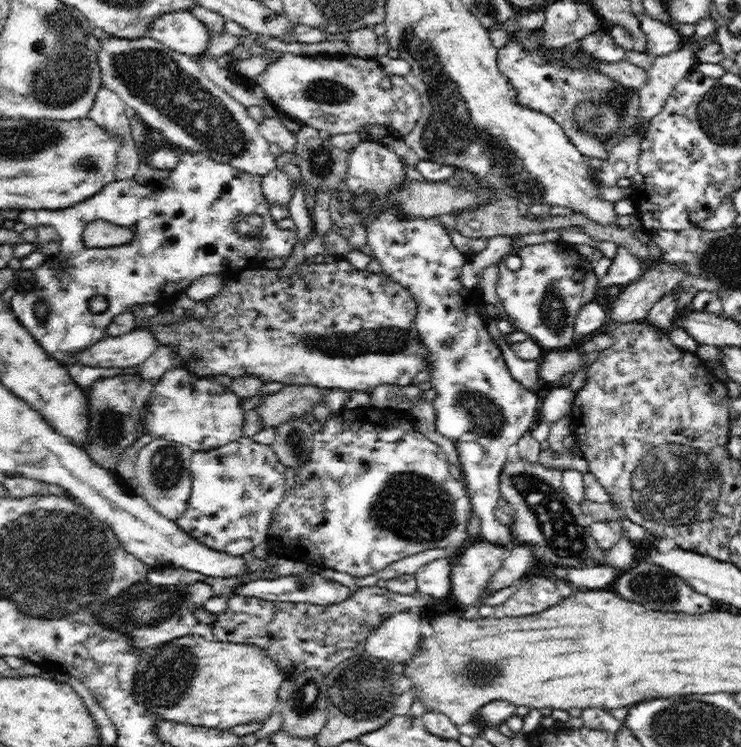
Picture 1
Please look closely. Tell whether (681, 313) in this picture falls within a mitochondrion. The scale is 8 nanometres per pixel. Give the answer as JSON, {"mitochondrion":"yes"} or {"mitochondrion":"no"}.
{"mitochondrion":"no"}

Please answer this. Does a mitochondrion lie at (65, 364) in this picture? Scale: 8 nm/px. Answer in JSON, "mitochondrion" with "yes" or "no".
{"mitochondrion":"no"}

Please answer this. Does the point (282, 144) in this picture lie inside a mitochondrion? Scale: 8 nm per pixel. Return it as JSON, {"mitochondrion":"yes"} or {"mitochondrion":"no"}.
{"mitochondrion":"no"}

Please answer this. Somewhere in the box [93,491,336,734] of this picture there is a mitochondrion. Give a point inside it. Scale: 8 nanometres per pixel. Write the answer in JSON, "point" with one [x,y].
{"point":[168,679]}

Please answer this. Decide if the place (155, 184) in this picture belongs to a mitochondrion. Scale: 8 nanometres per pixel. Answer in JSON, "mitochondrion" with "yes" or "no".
{"mitochondrion":"no"}

